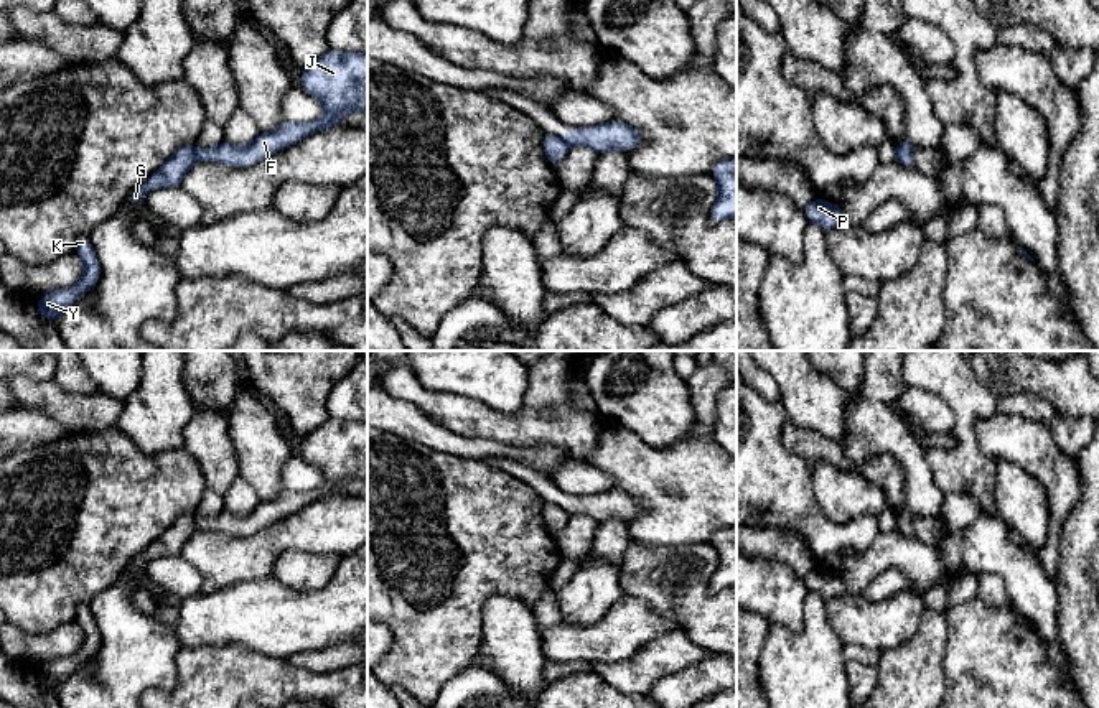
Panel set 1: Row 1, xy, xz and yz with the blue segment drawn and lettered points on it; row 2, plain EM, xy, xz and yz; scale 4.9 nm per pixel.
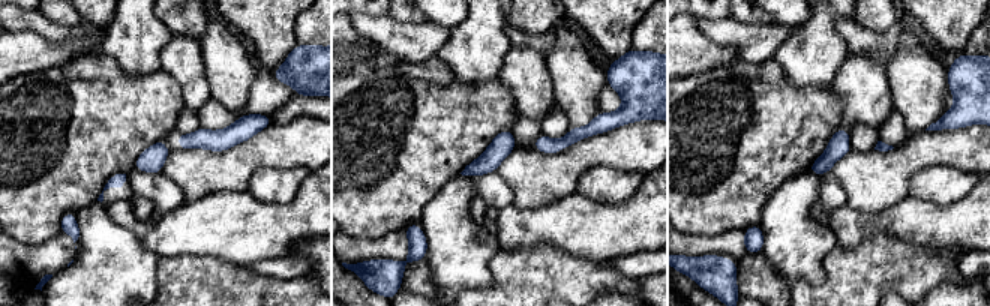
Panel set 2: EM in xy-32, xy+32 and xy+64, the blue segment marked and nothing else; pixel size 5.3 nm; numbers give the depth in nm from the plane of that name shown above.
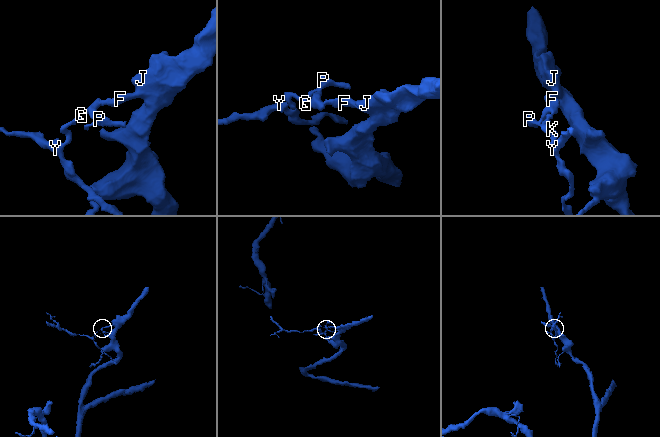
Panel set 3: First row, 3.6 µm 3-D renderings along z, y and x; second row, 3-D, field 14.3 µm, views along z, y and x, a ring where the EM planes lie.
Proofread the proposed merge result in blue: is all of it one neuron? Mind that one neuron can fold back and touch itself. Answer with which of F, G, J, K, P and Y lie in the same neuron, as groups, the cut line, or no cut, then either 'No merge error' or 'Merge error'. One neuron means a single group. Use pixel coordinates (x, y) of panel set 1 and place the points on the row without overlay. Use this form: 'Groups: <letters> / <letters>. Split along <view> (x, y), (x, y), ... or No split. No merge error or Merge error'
Groups: F J / G K P Y. Split along xy (195, 514), (196, 524). Merge error

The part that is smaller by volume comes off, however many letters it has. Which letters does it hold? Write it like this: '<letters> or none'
G, K, P, Y

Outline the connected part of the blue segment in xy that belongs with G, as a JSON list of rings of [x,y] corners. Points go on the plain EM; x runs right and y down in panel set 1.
[[[194,515],[178,517],[138,558],[127,565],[125,571],[138,576],[148,560],[181,555],[183,545],[198,530]]]

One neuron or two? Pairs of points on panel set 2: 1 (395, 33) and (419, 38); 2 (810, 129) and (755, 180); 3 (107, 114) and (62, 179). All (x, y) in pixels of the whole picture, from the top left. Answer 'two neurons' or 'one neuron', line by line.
1: one neuron
2: one neuron
3: one neuron

